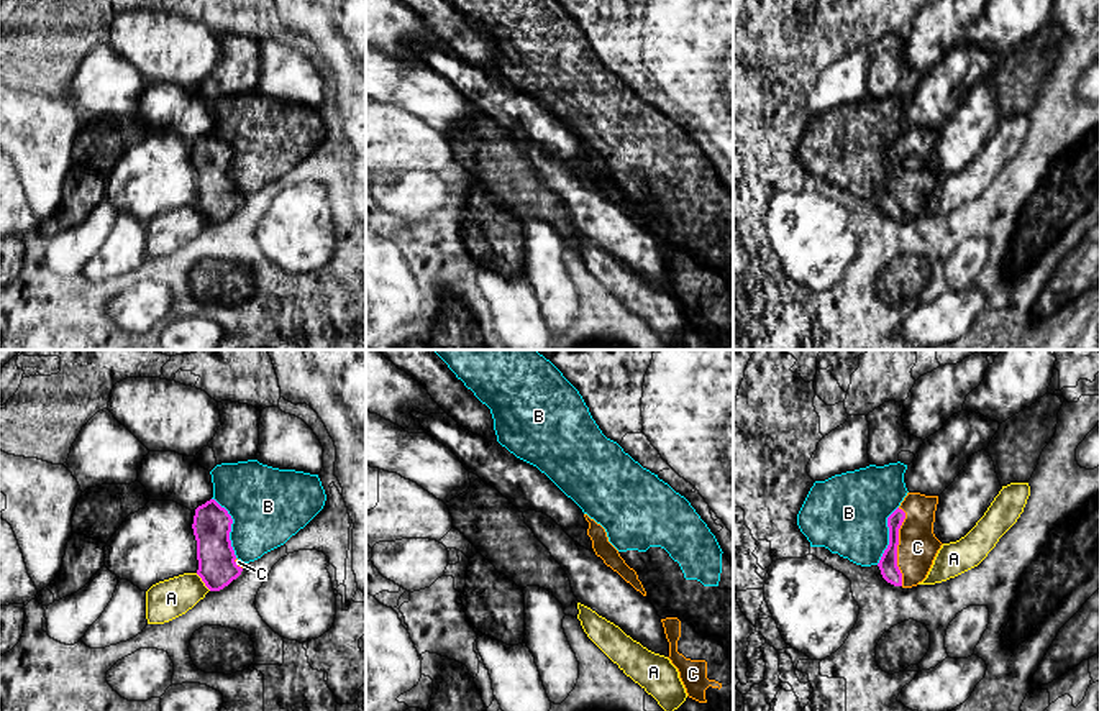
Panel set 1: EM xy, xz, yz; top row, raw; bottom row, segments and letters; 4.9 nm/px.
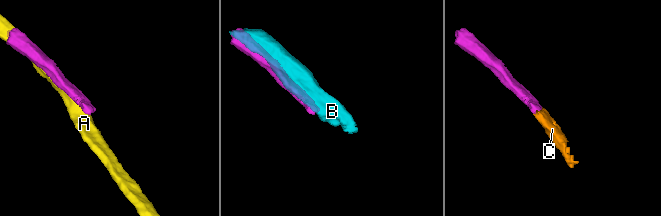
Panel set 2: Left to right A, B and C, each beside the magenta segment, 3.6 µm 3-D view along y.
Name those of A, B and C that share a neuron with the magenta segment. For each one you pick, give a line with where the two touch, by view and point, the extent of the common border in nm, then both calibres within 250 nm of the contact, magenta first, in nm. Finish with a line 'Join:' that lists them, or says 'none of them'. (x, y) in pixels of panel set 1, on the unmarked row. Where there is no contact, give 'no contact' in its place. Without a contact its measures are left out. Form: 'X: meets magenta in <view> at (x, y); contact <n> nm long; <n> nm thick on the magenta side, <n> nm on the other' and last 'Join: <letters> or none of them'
C: meets magenta in yz at (898, 176); contact 380 nm long; 90 nm thick on the magenta side, 190 nm on the other
Join: C

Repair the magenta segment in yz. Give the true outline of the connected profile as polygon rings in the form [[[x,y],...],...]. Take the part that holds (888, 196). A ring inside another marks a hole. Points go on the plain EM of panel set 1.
[[[907,125],[887,149],[889,177],[878,195],[887,215],[912,220],[927,210],[943,177],[933,166],[937,136],[938,128]]]

